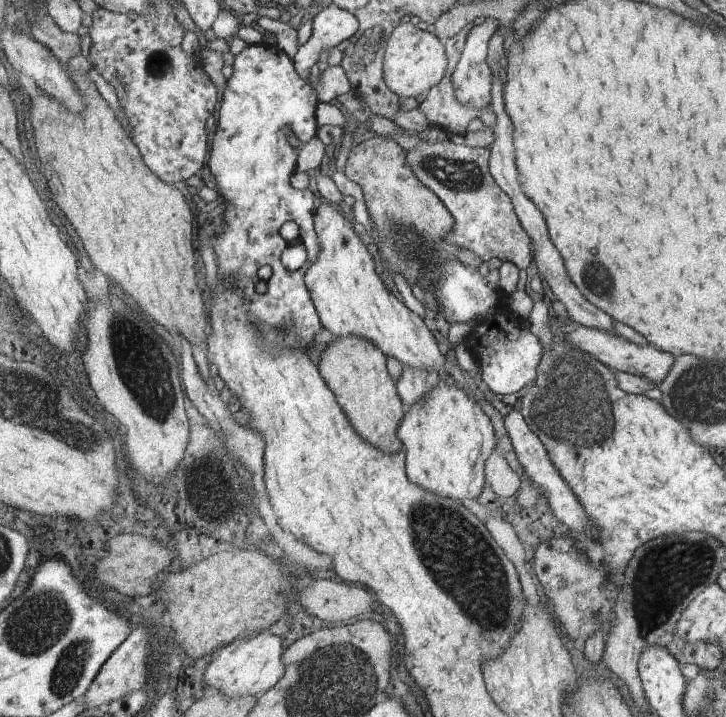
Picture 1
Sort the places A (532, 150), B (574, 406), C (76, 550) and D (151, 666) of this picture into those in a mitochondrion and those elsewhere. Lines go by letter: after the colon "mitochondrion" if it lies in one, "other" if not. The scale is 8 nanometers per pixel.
A: other
B: mitochondrion
C: other
D: other

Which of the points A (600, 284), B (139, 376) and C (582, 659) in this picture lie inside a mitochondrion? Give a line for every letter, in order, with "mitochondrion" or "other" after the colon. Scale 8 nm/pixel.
A: mitochondrion
B: mitochondrion
C: other

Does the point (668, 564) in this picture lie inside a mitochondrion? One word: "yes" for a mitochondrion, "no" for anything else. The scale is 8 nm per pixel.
yes

